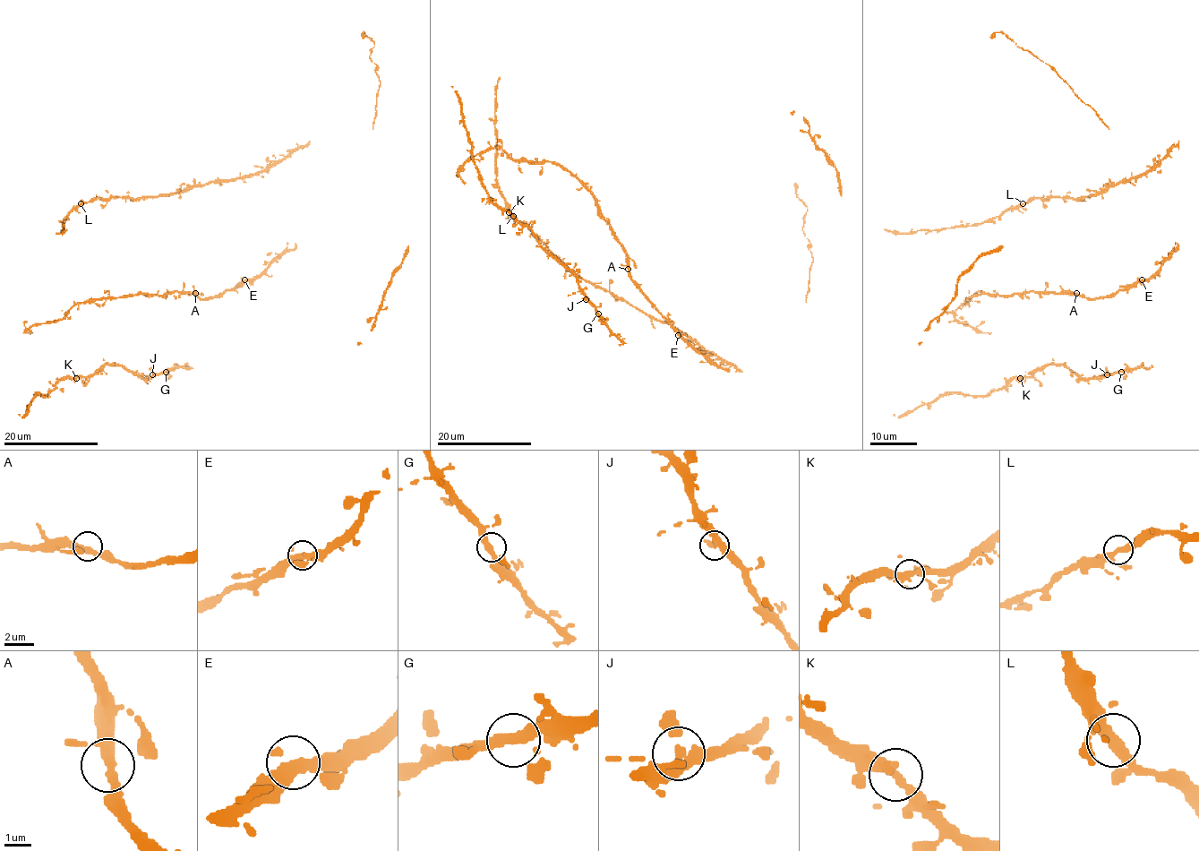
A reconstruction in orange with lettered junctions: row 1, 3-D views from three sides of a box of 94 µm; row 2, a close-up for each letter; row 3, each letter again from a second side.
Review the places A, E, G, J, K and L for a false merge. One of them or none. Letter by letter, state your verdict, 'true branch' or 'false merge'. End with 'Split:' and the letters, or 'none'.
A: true branch
E: true branch
G: true branch
J: true branch
K: true branch
L: true branch
Split: none

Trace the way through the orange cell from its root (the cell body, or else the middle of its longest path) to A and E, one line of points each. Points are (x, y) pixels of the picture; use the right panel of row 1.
A: (1122, 290), (1095, 298), (1087, 298), (1076, 293)
E: (1122, 290), (1142, 279)

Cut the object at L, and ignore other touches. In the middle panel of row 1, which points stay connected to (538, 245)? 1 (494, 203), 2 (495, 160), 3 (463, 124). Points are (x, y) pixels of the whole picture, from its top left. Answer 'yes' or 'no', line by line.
1: yes
2: no
3: yes

